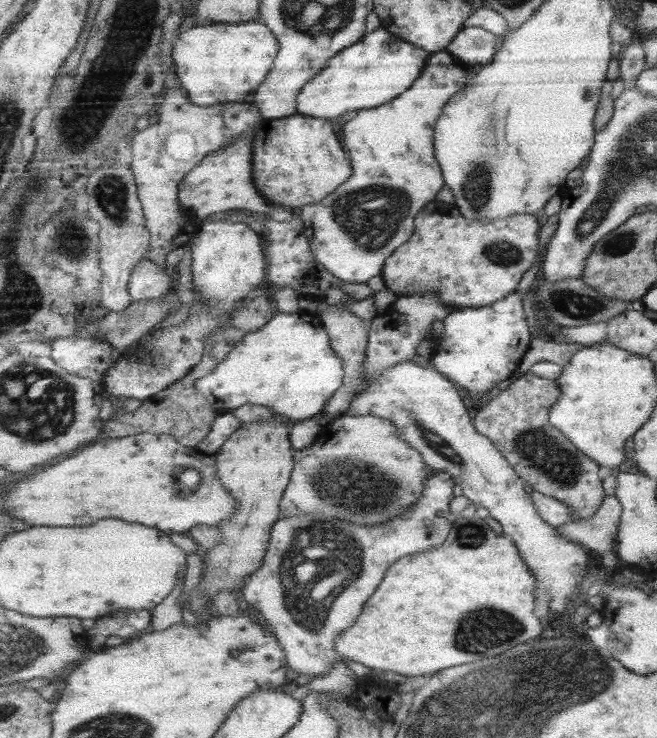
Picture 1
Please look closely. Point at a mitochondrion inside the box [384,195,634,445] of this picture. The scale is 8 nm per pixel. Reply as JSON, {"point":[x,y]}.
{"point":[571,304]}

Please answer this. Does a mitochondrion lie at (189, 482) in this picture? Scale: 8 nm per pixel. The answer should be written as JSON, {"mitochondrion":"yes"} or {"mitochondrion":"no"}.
{"mitochondrion":"yes"}

